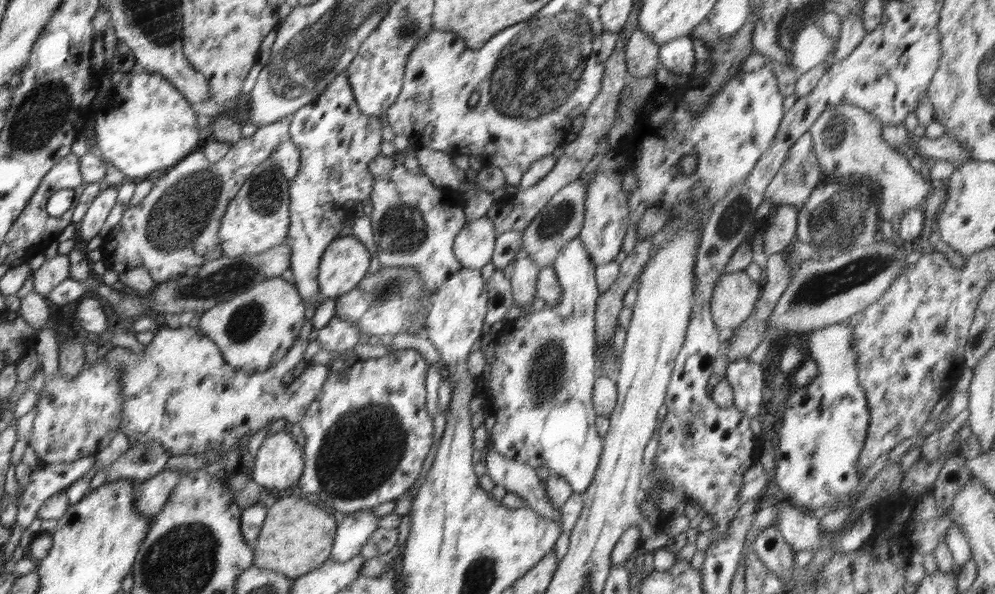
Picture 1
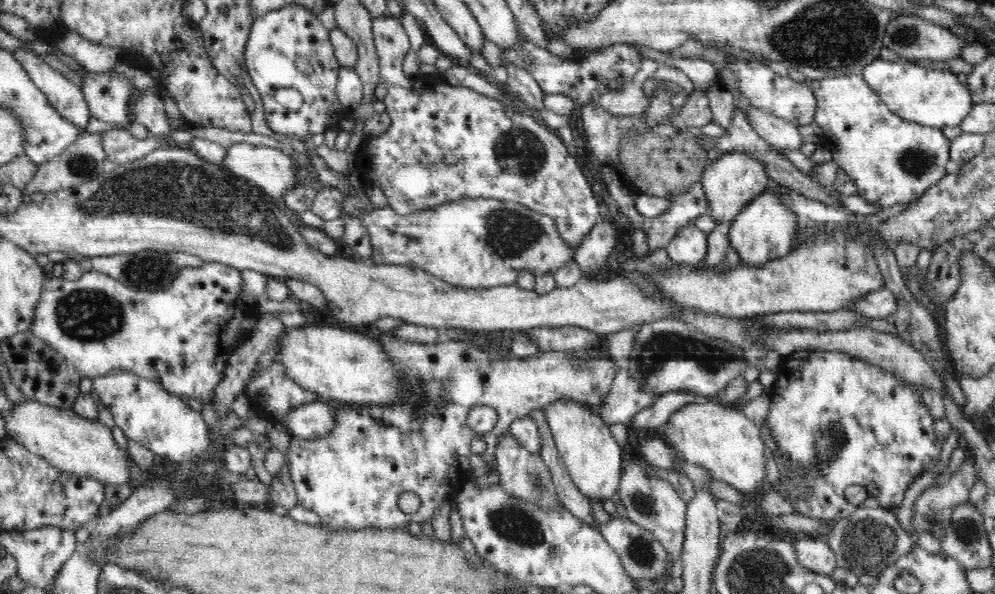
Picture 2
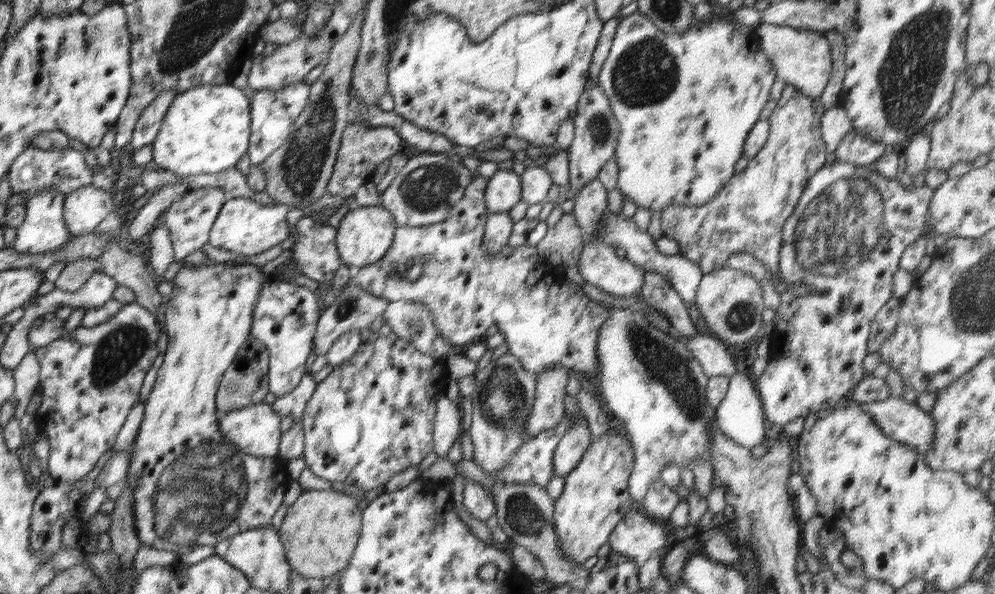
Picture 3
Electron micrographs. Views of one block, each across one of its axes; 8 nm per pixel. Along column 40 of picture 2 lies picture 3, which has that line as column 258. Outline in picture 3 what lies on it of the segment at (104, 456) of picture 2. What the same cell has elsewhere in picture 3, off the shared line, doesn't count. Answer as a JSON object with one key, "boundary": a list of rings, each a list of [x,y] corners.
{"boundary":[[[258,404],[218,416],[219,431],[242,452],[264,458],[280,458],[280,415],[273,406]]]}

